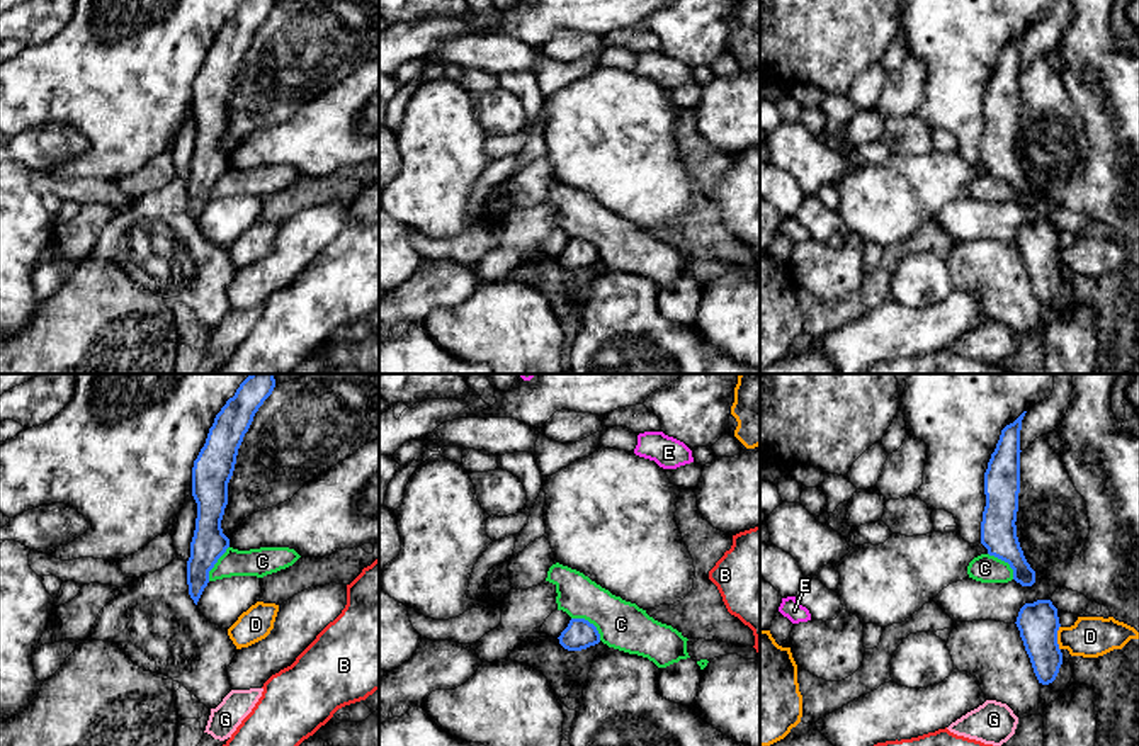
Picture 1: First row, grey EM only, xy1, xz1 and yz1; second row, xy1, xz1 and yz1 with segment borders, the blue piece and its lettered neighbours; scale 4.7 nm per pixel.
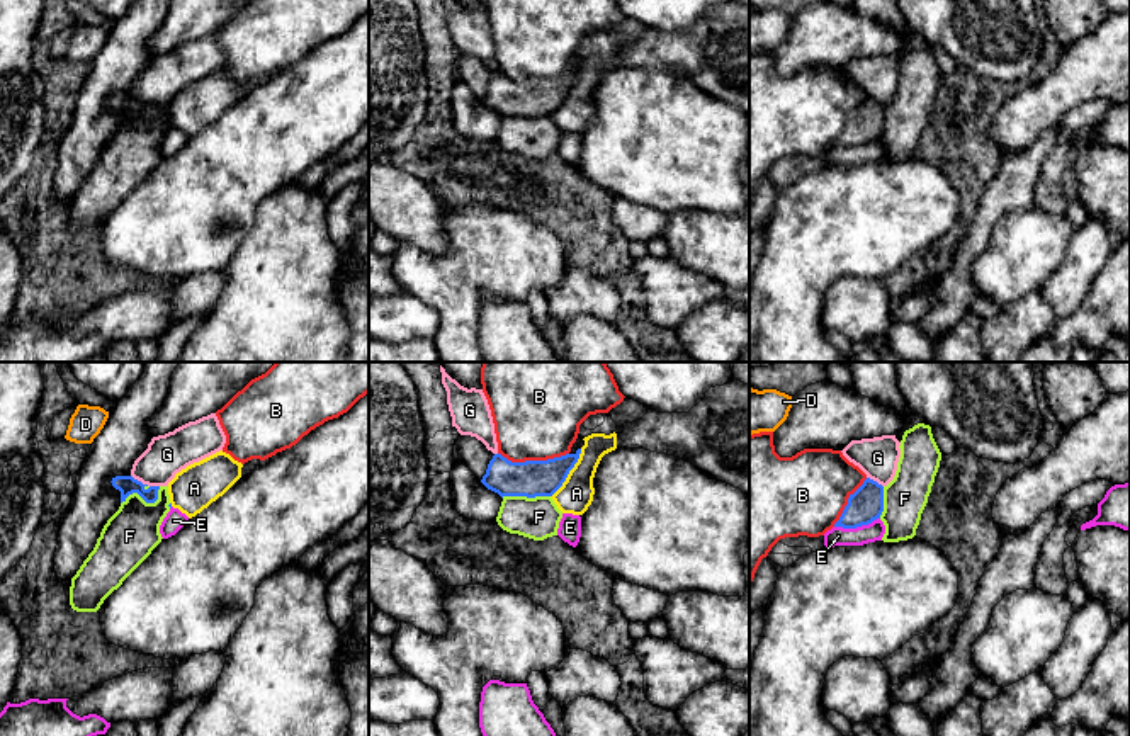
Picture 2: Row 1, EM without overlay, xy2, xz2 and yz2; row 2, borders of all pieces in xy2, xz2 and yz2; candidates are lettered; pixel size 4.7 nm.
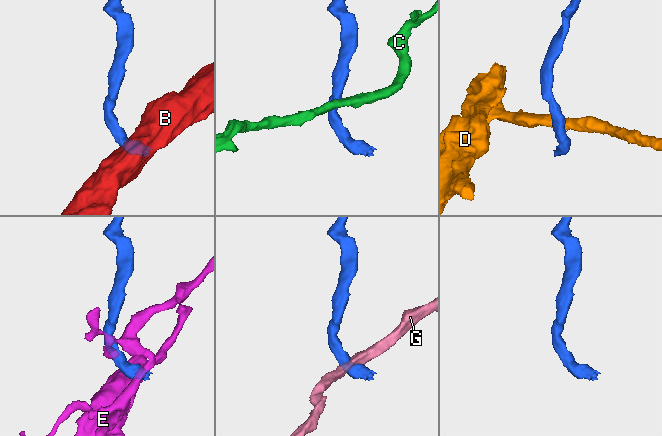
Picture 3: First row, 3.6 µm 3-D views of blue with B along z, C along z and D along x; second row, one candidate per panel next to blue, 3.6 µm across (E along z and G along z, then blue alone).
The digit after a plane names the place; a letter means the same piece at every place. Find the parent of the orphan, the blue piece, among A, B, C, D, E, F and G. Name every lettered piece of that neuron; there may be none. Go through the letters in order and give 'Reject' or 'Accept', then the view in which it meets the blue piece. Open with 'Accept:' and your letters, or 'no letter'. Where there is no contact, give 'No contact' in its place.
Accept: no letter
A: Reject. Touches blue in xz2
B: Reject. Touches blue in xz2
C: Reject. Touches blue in xz1
D: Reject. Touches blue in yz1
E: Reject. Touches blue in yz2
F: Reject. Touches blue in xy2
G: Reject. Touches blue in xy2

